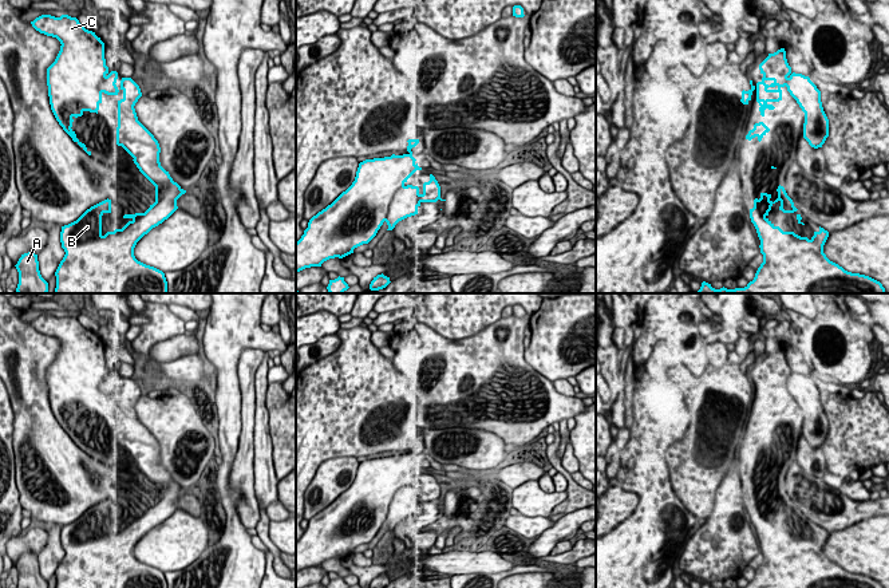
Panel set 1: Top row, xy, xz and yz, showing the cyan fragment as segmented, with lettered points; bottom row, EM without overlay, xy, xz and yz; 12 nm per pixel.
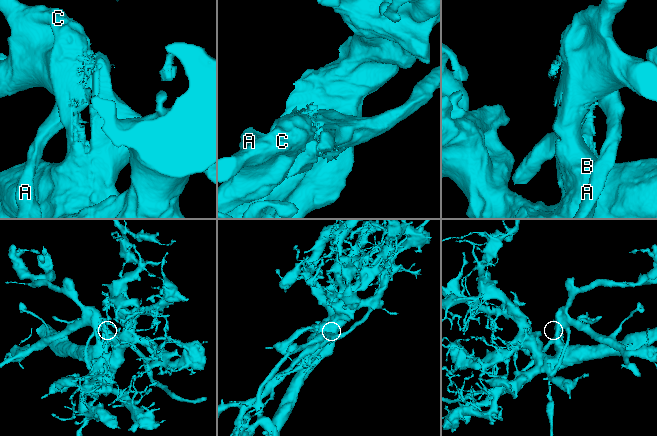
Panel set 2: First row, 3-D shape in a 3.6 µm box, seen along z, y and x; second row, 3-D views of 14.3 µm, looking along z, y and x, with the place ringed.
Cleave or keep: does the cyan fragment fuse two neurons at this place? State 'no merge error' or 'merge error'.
merge error

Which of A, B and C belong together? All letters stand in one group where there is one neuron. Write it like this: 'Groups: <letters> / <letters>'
Groups: A / B C

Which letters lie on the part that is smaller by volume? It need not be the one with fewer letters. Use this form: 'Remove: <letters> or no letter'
Remove: A

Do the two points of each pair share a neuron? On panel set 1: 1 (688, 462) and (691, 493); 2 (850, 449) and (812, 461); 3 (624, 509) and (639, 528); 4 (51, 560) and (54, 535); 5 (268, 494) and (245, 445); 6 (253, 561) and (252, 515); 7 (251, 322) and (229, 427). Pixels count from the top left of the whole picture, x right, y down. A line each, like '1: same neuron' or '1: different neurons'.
1: same neuron
2: different neurons
3: different neurons
4: same neuron
5: different neurons
6: different neurons
7: same neuron

